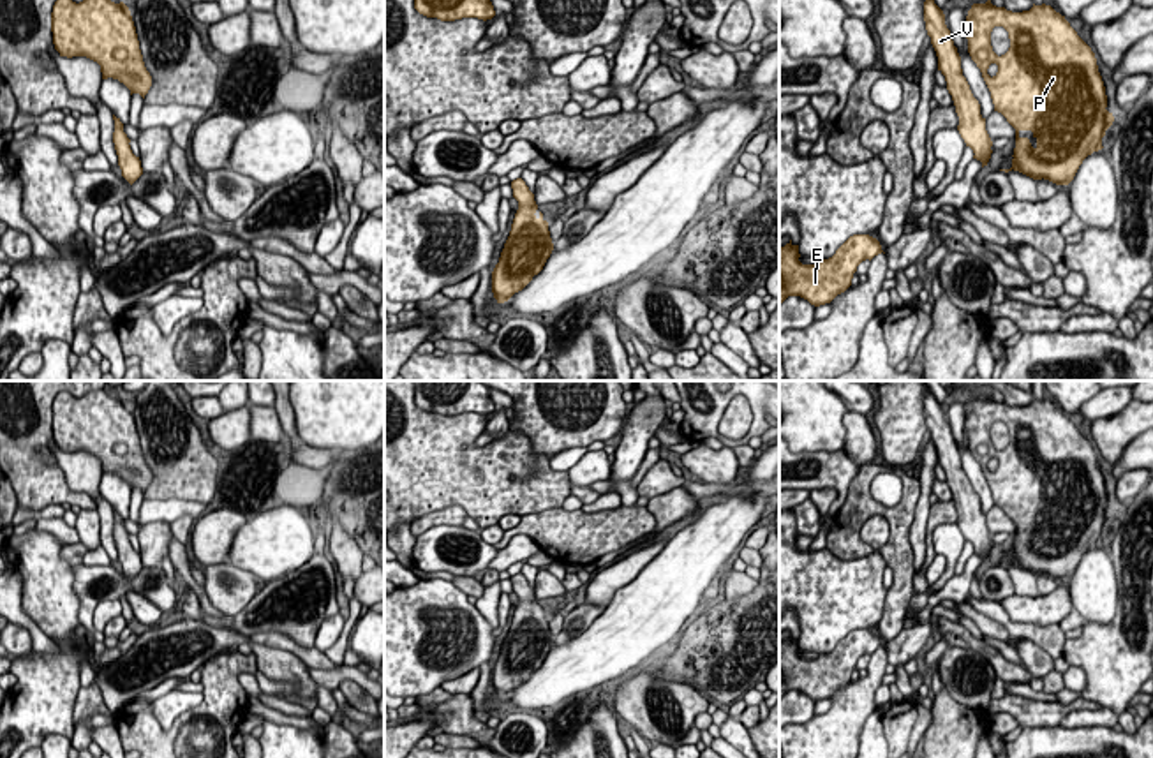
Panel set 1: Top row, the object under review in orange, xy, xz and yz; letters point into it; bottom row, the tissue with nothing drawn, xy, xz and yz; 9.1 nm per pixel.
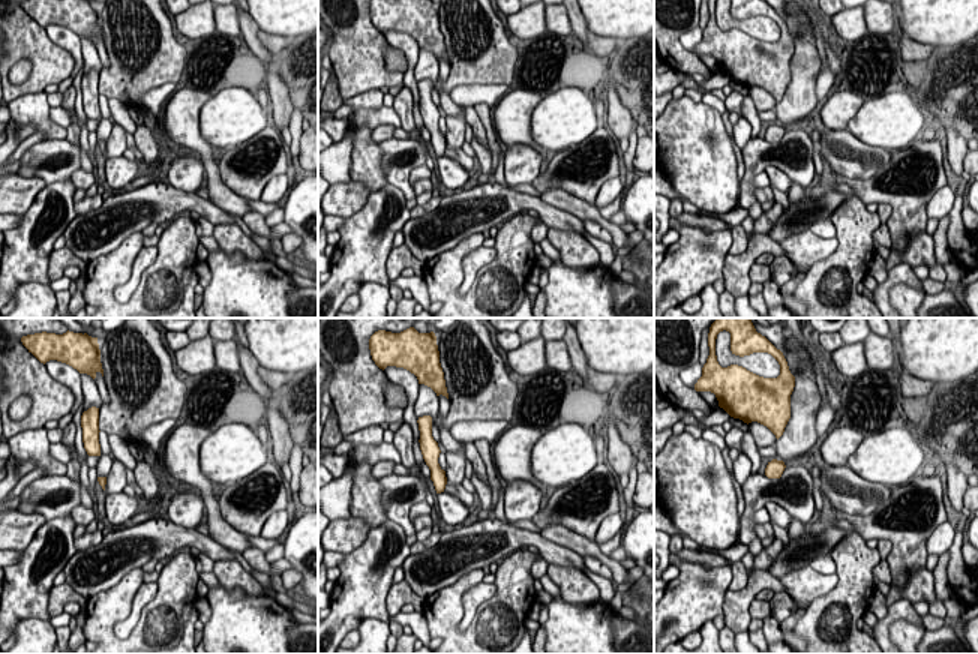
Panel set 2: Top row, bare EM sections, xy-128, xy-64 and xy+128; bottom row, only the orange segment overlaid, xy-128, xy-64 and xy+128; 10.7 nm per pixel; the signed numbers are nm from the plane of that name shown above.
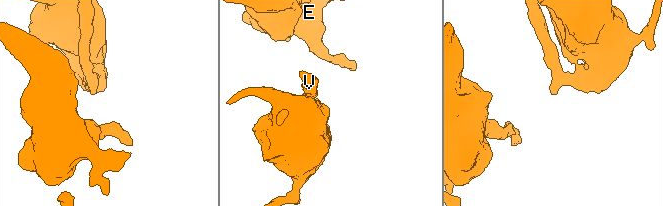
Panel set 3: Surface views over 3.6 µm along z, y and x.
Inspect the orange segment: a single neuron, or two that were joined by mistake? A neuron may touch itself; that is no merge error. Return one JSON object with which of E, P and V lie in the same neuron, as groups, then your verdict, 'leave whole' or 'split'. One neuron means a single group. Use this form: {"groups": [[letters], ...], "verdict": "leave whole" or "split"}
{"groups": [["E", "P", "V"]], "verdict": "leave whole"}

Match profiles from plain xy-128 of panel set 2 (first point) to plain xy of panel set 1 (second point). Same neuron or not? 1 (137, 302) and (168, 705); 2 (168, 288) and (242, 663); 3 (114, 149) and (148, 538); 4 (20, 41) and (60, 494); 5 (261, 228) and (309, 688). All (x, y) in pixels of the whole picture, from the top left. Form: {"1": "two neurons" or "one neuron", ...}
{"1": "two neurons", "2": "one neuron", "3": "one neuron", "4": "one neuron", "5": "two neurons"}

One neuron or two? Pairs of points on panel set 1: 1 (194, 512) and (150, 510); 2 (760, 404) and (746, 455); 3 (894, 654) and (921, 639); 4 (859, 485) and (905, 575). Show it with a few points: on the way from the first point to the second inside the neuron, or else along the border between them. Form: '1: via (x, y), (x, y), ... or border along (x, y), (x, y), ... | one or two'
1: via (184, 510), (161, 510) | one
2: border along (748, 443), (734, 448) | two
3: via (901, 649), (914, 639) | one
4: via (877, 508), (884, 510), (900, 526), (900, 550) | one

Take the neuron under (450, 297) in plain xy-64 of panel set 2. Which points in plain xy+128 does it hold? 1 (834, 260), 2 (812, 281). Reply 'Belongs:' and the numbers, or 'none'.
Belongs: 1, 2

